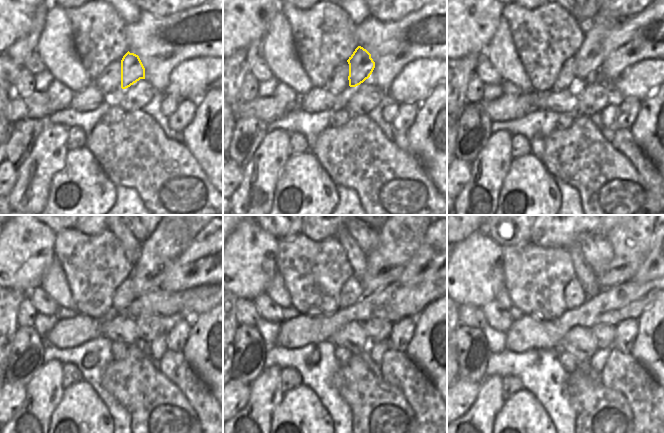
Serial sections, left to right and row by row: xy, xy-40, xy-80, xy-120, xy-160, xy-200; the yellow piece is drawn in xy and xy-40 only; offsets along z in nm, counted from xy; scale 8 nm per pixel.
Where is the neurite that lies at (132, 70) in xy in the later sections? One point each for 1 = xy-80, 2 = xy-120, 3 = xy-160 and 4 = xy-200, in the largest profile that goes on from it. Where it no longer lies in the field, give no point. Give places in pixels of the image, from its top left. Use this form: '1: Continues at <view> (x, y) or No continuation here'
1: Continues at xy-80 (588, 59)
2: Continues at xy-120 (155, 260)
3: Continues at xy-160 (385, 264)
4: Continues at xy-200 (627, 259)

